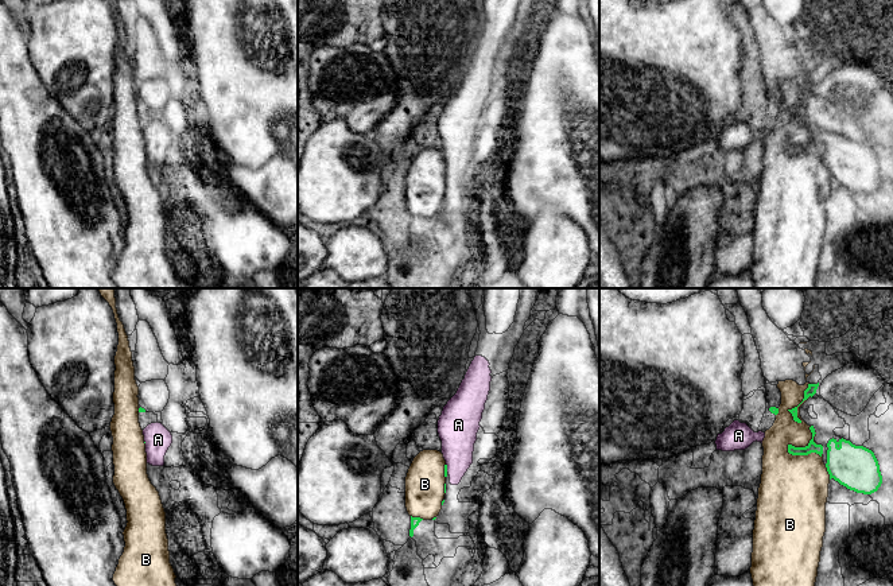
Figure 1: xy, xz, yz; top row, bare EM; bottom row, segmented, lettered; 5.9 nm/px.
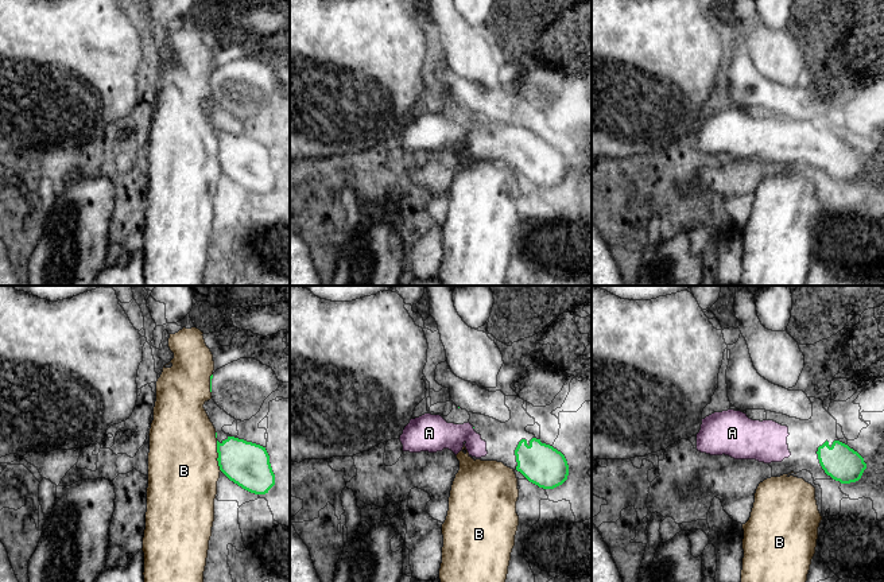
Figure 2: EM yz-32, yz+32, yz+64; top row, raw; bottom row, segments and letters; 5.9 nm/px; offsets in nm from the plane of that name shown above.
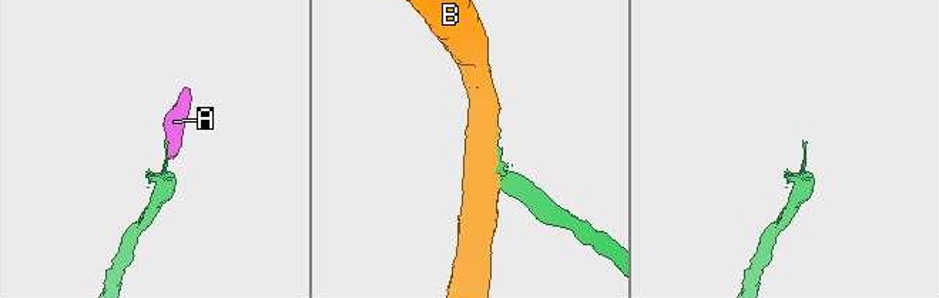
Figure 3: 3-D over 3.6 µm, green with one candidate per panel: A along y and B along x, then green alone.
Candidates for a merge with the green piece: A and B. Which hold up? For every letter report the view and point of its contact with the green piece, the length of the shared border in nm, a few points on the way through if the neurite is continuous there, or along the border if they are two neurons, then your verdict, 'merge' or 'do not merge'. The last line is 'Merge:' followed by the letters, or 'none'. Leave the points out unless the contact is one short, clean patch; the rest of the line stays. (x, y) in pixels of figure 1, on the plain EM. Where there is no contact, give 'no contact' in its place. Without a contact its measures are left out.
A: meets green in xz at (446, 166); contact 60 nm long; merge
B: meets green in yz at (802, 146); contact 220 nm long; do not merge
Merge: A

